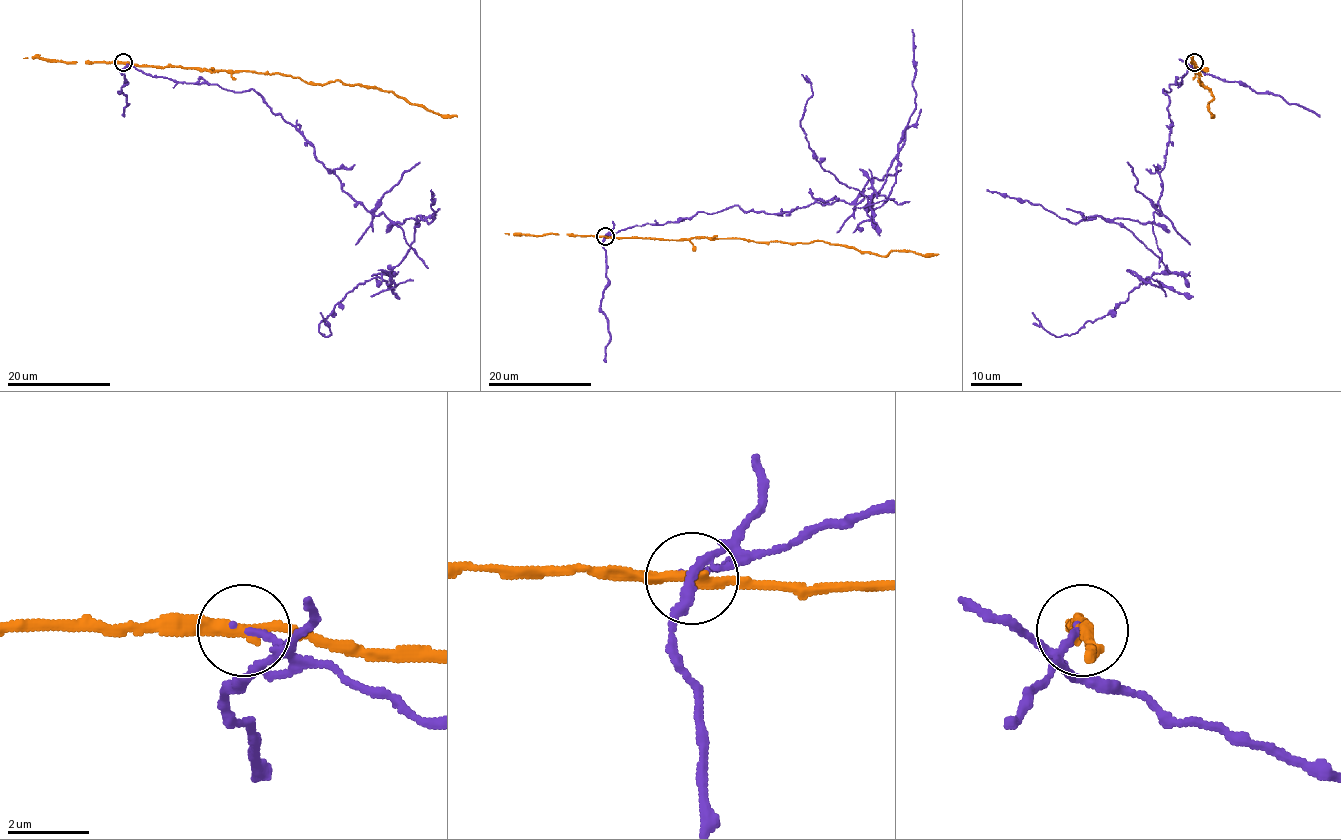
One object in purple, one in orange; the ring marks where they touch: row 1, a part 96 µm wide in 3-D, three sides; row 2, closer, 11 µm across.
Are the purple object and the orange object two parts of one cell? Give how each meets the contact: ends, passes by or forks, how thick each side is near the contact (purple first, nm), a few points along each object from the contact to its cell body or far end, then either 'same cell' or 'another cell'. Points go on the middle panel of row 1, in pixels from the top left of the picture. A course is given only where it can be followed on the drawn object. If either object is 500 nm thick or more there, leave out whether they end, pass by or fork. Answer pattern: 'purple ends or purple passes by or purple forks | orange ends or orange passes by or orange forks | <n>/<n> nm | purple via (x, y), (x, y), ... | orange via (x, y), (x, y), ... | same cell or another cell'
purple ends | orange passes by | 160/280 nm | purple via (605, 236), (736, 205), (856, 204), (896, 155), (870, 217), (810, 148), (801, 74) | orange via (605, 236), (823, 241), (879, 255), (887, 255), (893, 250), (923, 255), (939, 254) | another cell

